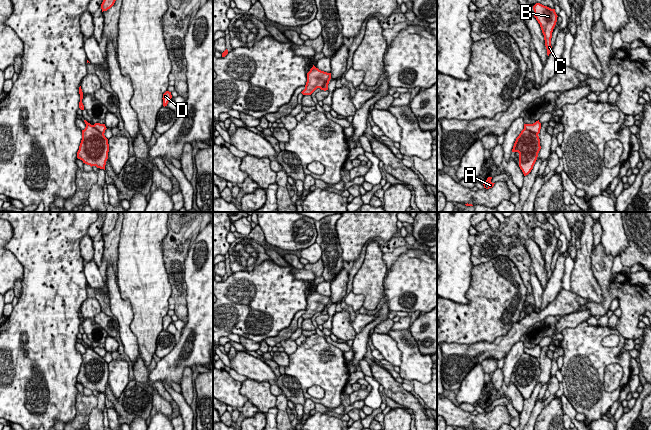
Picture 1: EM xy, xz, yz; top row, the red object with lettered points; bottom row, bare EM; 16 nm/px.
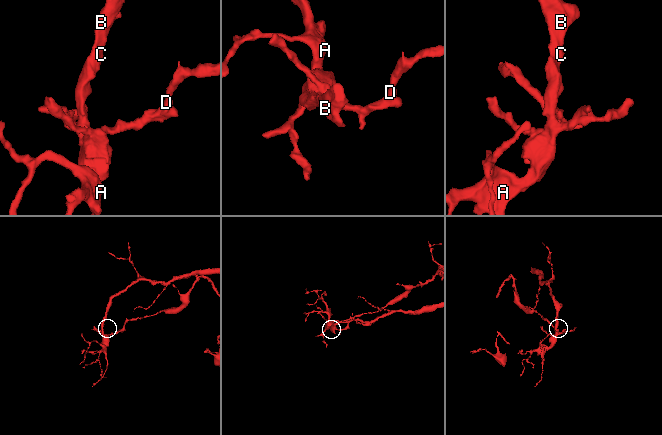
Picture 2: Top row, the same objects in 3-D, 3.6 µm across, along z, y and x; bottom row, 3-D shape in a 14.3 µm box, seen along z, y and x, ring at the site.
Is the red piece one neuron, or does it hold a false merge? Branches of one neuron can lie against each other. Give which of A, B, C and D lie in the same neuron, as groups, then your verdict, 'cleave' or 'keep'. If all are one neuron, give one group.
A B C / D; cleave

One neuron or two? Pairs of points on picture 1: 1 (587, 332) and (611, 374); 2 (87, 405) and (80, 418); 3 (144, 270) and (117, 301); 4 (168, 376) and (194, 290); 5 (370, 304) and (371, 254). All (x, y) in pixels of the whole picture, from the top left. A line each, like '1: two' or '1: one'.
1: two
2: one
3: two
4: one
5: one

